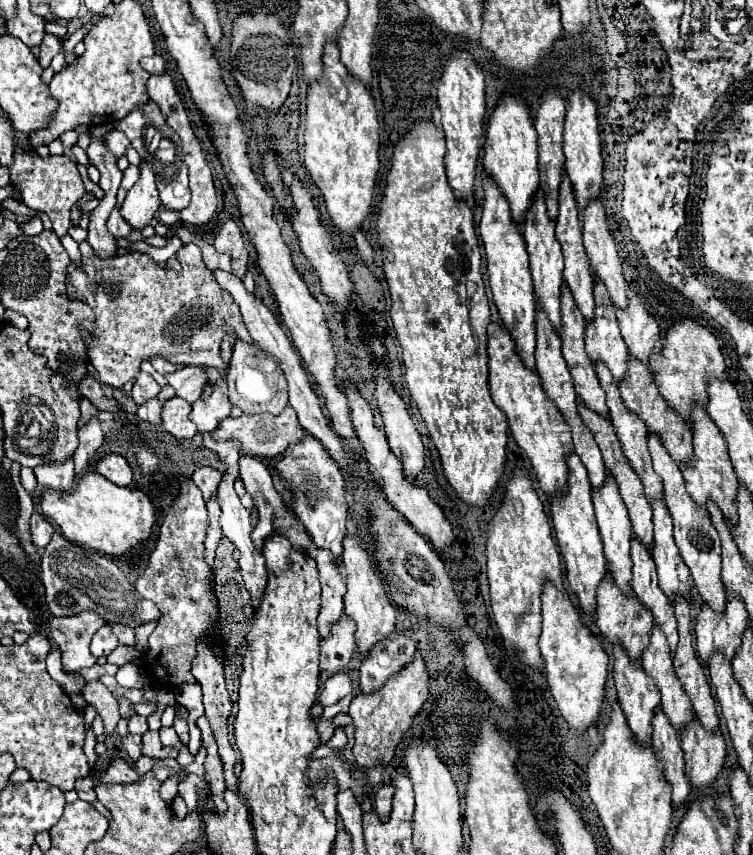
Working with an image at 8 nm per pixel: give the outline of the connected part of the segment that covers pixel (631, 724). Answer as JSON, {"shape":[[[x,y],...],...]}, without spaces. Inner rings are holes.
{"shape":[[[614,646],[614,658],[616,658],[614,660],[614,682],[616,682],[616,690],[618,690],[618,702],[620,702],[620,708],[626,716],[628,728],[630,728],[630,732],[638,744],[650,746],[650,742],[652,742],[652,718],[654,718],[656,706],[660,704],[660,692],[656,692],[652,678],[644,674],[642,666],[632,664],[630,658],[626,658],[624,650],[620,650],[620,646]]]}

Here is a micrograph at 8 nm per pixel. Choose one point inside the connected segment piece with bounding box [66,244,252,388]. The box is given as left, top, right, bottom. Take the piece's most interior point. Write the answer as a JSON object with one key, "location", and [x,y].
{"location":[183,316]}

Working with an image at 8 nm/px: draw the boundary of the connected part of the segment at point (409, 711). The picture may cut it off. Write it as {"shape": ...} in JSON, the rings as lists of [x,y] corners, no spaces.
{"shape":[[[420,654],[414,662],[394,674],[384,688],[374,694],[358,694],[350,704],[350,718],[354,722],[354,760],[362,768],[372,768],[376,764],[390,766],[398,744],[412,726],[412,718],[420,712],[428,696],[428,672]]]}

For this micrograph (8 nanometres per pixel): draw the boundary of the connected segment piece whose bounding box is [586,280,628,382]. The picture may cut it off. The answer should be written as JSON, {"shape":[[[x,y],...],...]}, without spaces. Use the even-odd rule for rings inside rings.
{"shape":[[[596,280],[594,284],[596,318],[586,326],[586,354],[594,366],[598,362],[608,366],[614,380],[620,382],[624,380],[628,370],[628,350],[620,336],[616,312],[604,284],[600,280]]]}

